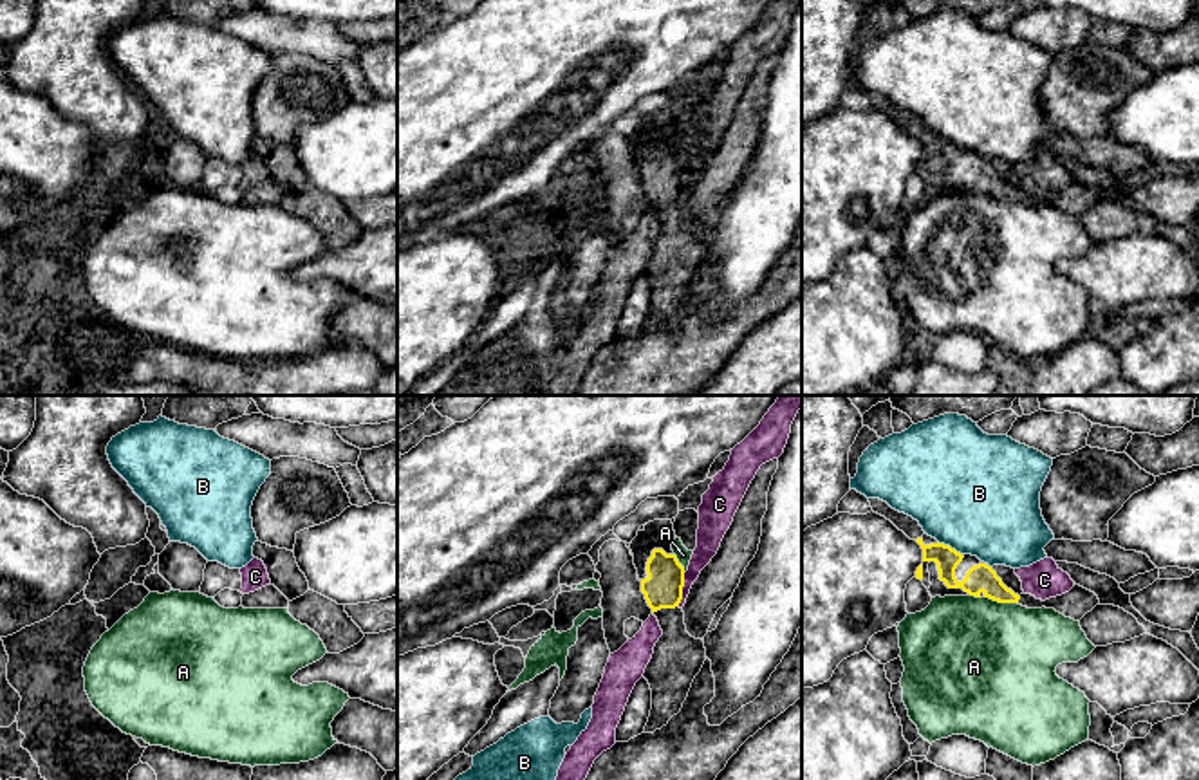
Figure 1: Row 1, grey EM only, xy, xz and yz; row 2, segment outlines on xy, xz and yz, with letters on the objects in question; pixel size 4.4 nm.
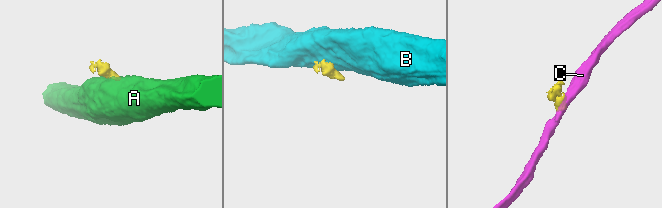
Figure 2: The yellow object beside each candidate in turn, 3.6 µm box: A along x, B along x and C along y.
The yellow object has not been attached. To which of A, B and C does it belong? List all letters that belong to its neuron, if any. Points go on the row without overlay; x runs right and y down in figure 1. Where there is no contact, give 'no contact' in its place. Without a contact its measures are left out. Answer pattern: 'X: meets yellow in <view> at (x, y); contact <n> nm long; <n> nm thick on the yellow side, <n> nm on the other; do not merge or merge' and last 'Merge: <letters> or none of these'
A: meets yellow in yz at (1001, 197); contact 160 nm long; 130 nm thick on the yellow side, 500 nm on the other; do not merge
B: meets yellow in yz at (948, 141); contact 130 nm long; 130 nm thick on the yellow side, 500 nm on the other; do not merge
C: meets yellow in xz at (681, 185); contact 160 nm long; 180 nm thick on the yellow side, 110 nm on the other; do not merge
Merge: none of these

